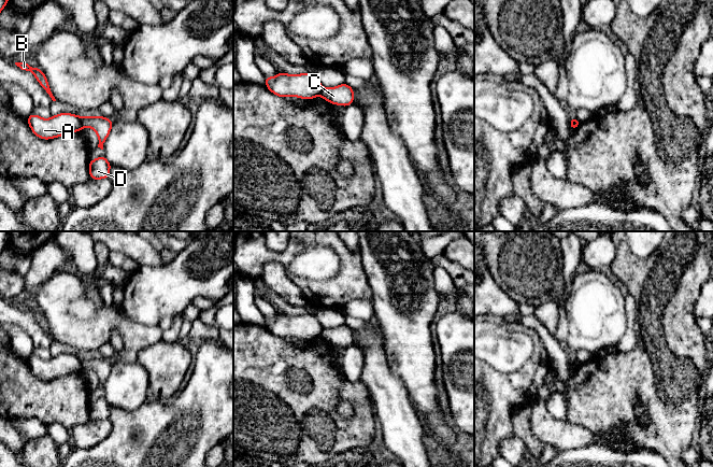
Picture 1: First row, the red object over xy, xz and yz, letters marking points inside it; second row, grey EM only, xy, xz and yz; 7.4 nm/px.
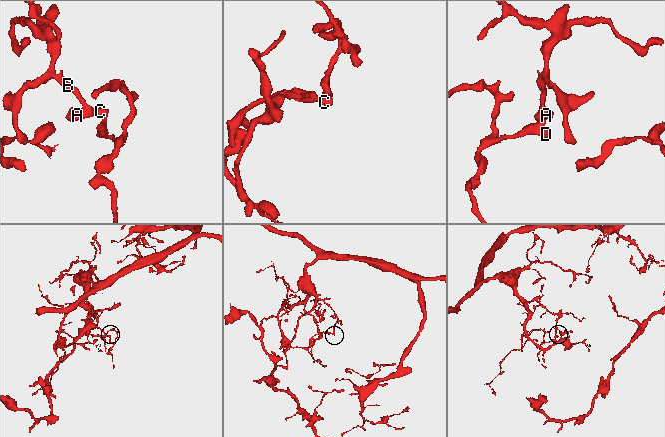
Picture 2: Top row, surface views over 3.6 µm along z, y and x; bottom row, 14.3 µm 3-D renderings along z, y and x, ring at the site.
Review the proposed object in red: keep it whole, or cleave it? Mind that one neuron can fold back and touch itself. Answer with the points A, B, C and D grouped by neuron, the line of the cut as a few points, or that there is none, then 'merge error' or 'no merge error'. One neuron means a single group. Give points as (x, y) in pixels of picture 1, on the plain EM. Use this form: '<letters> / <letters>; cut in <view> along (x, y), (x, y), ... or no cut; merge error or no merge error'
A B / C D; cut in xy along (81, 358), (82, 368); merge error

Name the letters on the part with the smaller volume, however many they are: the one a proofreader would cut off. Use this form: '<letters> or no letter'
C, D

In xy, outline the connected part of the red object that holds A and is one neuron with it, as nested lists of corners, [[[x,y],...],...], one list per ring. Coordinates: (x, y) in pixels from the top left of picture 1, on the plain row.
[[[67,353],[44,360],[35,355],[29,356],[28,365],[33,374],[44,381],[82,371],[82,358]]]

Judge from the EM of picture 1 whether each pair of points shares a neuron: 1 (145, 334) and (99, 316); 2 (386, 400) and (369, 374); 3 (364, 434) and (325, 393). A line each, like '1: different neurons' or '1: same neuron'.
1: same neuron
2: same neuron
3: same neuron

